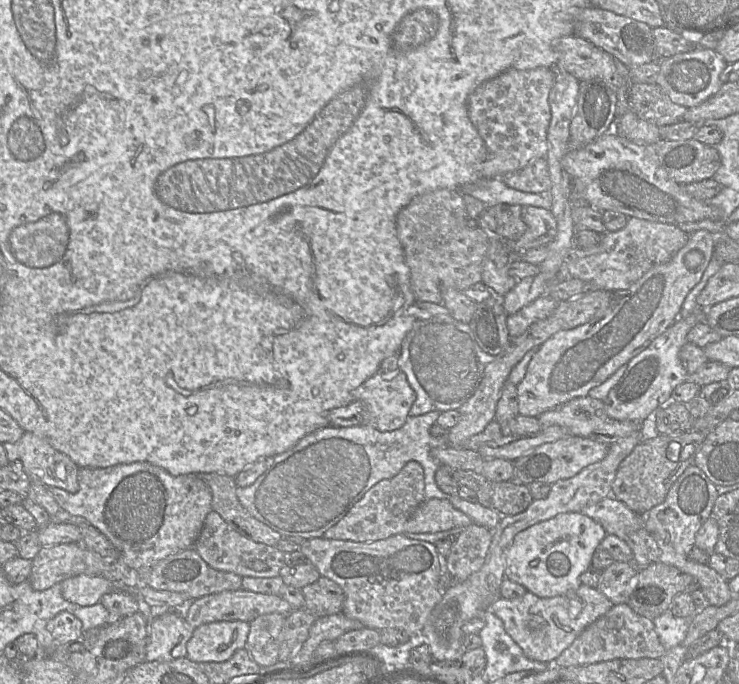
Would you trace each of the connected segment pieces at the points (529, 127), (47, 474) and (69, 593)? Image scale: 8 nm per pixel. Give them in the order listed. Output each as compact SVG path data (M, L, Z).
M555 68L508 69L483 82L468 97L468 115L481 135L487 156L480 166L483 178L502 178L526 167L548 153L548 128L551 121L549 94L558 72Z
M24 431L15 443L2 443L9 463L20 462L31 480L69 493L79 489L79 467L36 434Z
M78 575L59 584L63 597L81 607L92 606L99 603L105 594L121 590L103 576Z

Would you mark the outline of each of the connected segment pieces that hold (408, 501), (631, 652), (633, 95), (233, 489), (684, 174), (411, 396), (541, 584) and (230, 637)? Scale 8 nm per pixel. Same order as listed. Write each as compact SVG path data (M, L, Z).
M409 461L394 477L383 479L372 486L322 537L354 542L375 542L401 534L405 532L405 524L411 514L425 500L423 469L419 463Z
M625 602L586 627L554 661L560 667L584 666L614 659L661 658L666 650L656 633L654 621L635 613Z
M632 83L628 90L630 109L660 128L681 120L688 108L675 104L656 83Z
M220 473L196 474L209 487L212 510L234 530L258 543L276 547L282 536L253 517L240 503L235 477Z
M695 138L679 141L660 139L653 146L662 167L680 185L712 178L721 165L716 147Z
M376 372L353 392L354 400L364 404L364 423L381 432L389 432L400 428L408 417L409 410L416 398L416 393L409 385L405 374L379 374Z
M582 512L558 514L522 530L514 537L504 552L504 575L539 597L565 595L578 605L576 590L581 585L580 576L591 566L592 556L601 547L606 535L600 523Z
M222 621L203 624L193 630L187 642L187 659L195 663L225 662L233 654L245 648L249 634L249 623L242 621Z

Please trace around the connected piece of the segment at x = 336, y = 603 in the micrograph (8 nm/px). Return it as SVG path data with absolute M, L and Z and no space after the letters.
M321 576L316 582L301 590L305 598L304 609L316 617L342 612L345 595L342 588L333 580Z

